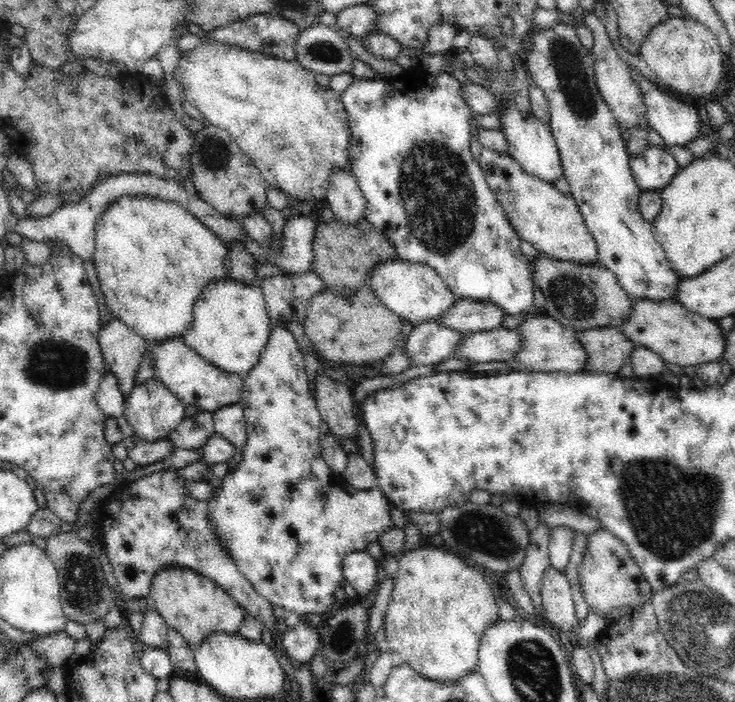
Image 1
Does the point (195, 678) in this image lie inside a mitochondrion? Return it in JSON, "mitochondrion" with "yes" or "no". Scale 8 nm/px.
{"mitochondrion":"no"}

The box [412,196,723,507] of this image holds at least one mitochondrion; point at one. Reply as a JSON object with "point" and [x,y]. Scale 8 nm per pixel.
{"point":[572,296]}

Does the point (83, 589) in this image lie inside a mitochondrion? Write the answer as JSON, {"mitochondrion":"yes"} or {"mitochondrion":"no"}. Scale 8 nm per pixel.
{"mitochondrion":"yes"}

